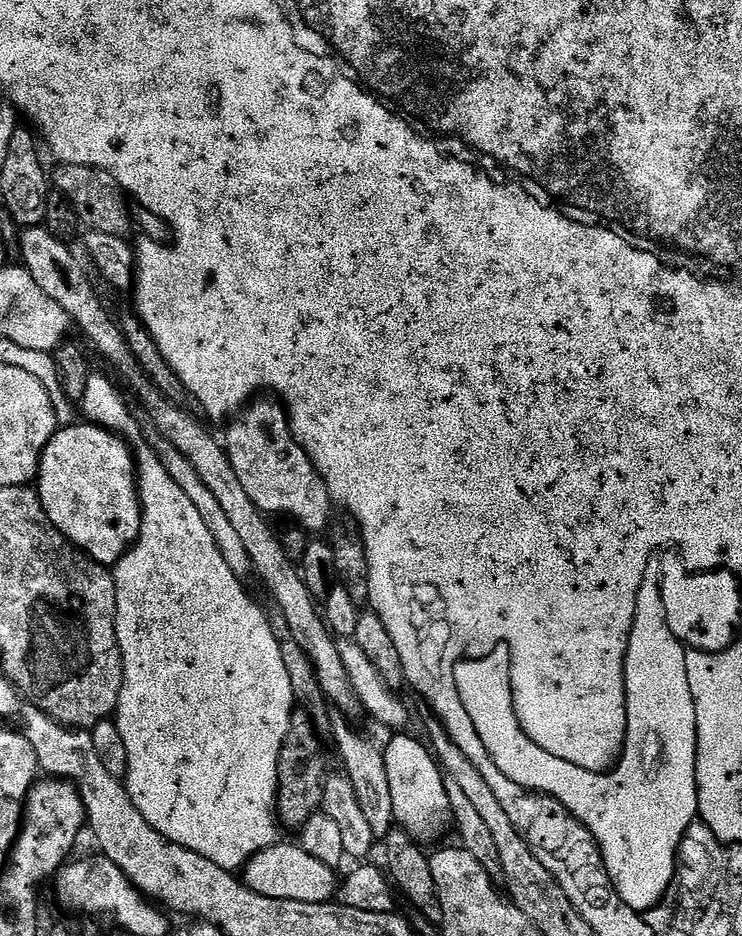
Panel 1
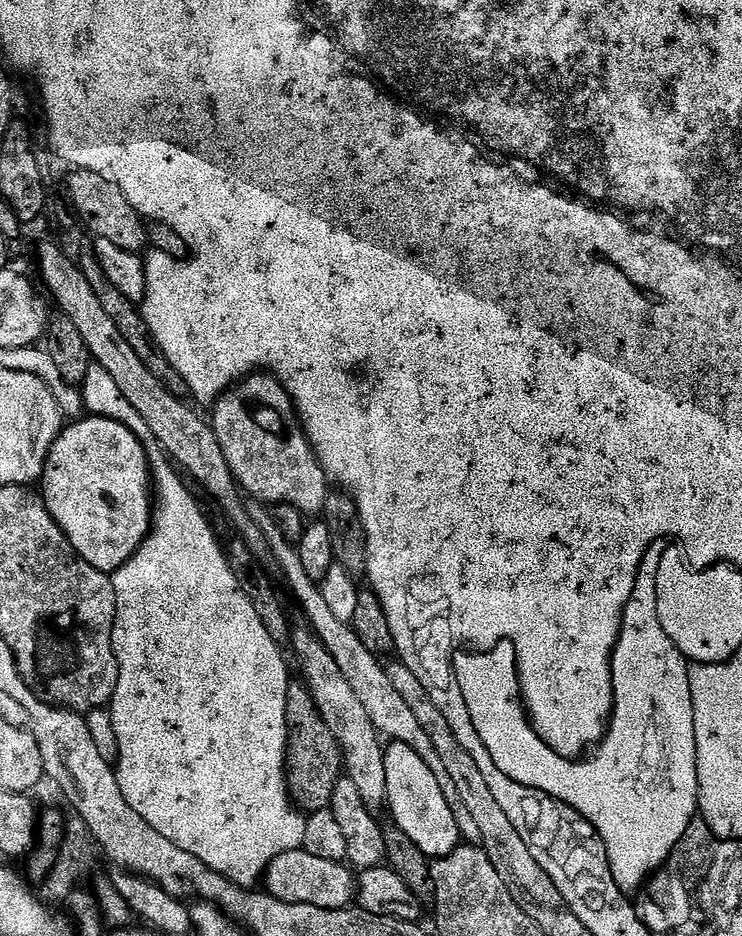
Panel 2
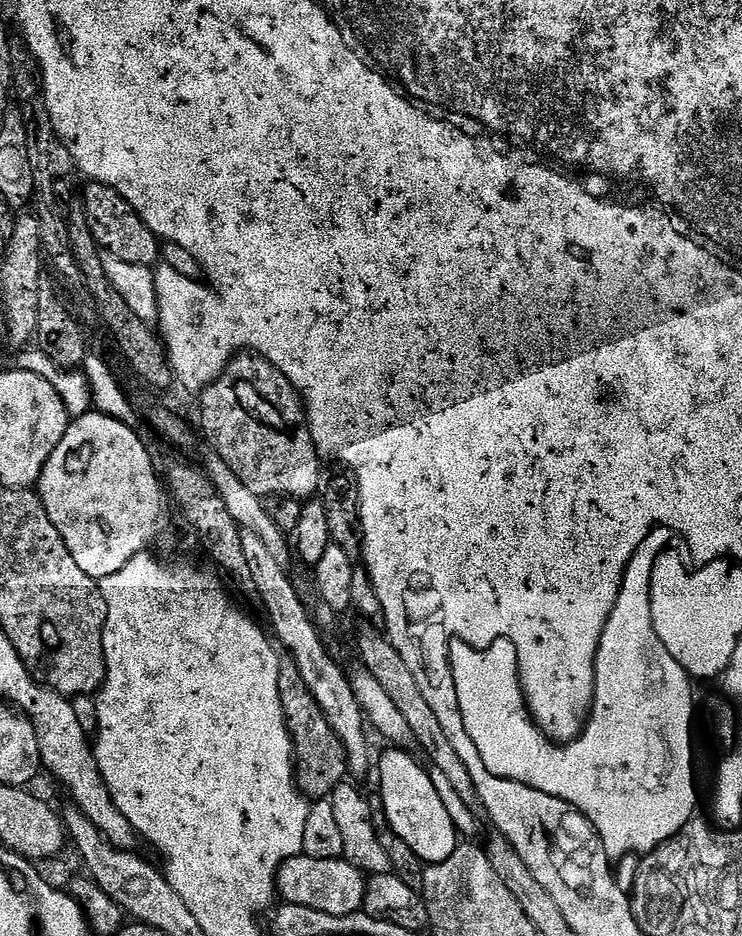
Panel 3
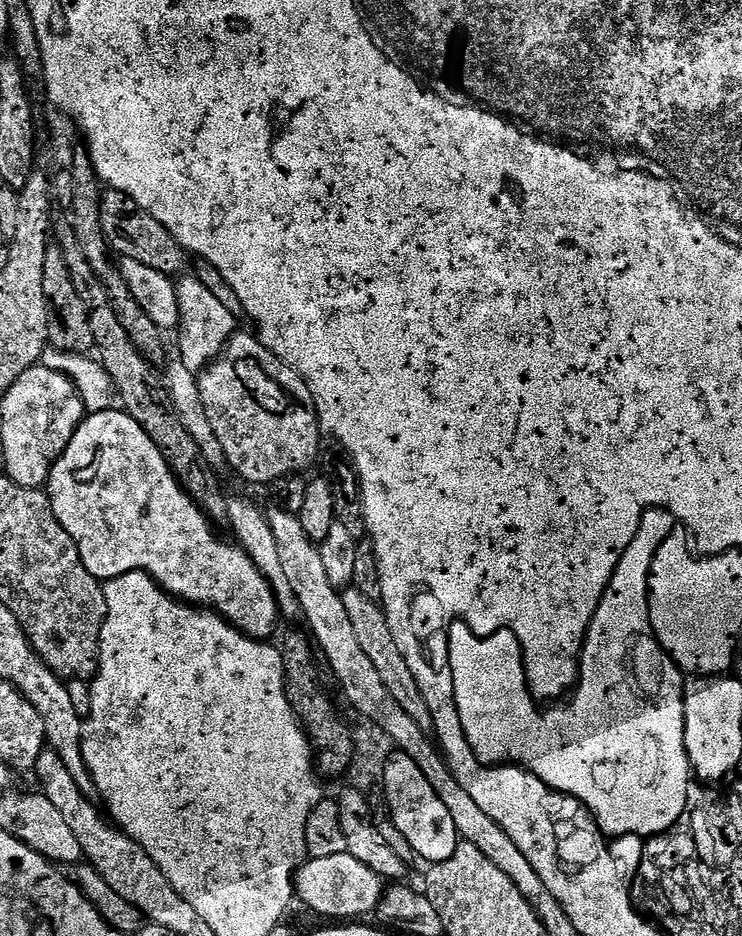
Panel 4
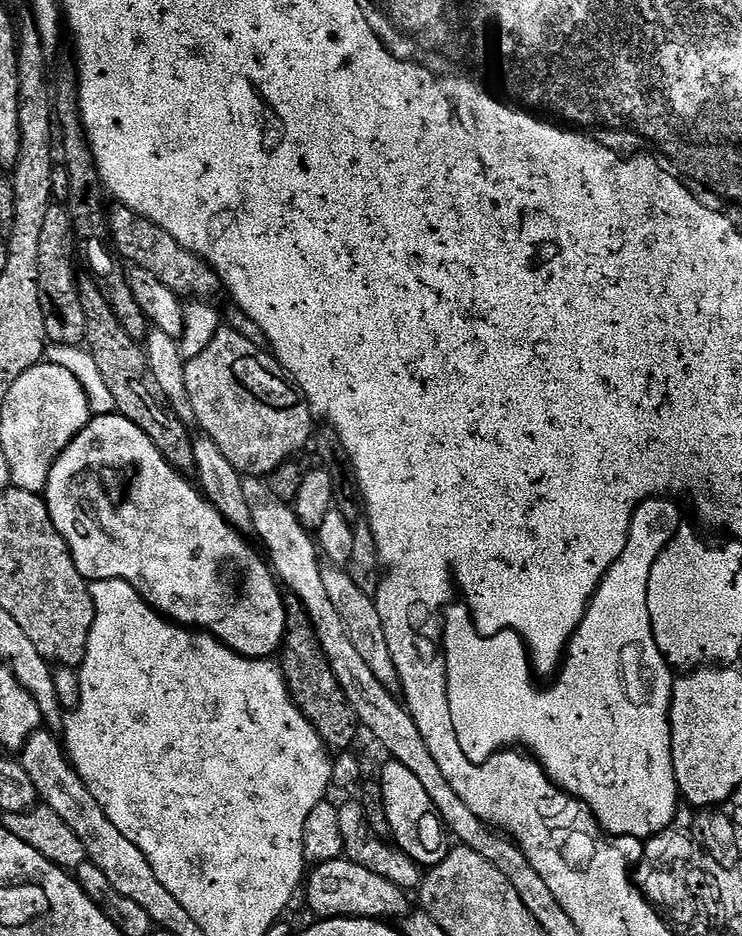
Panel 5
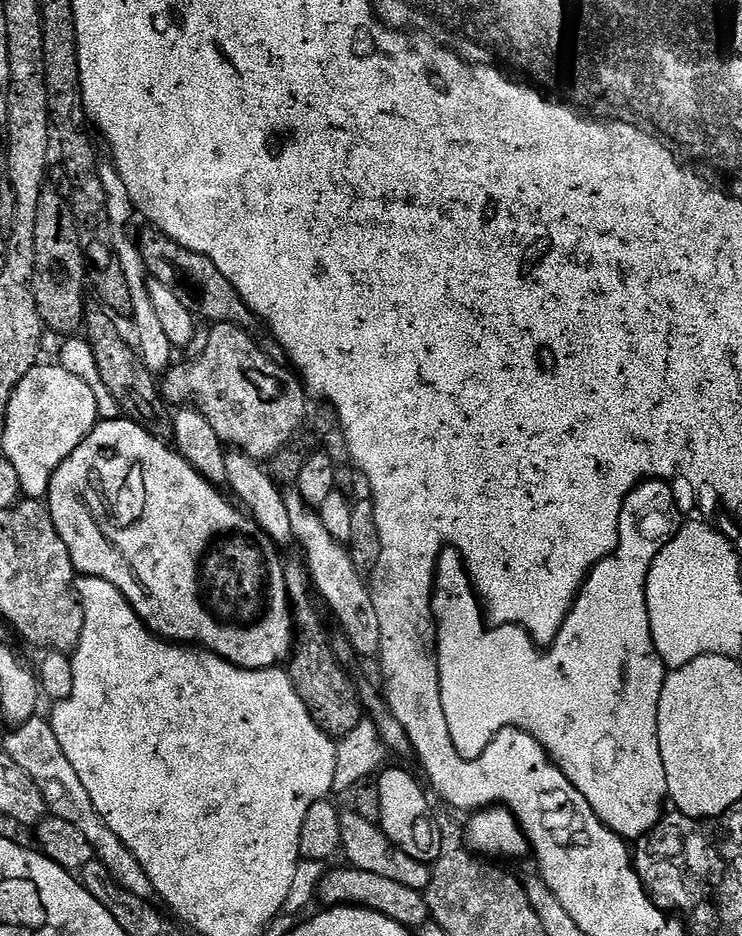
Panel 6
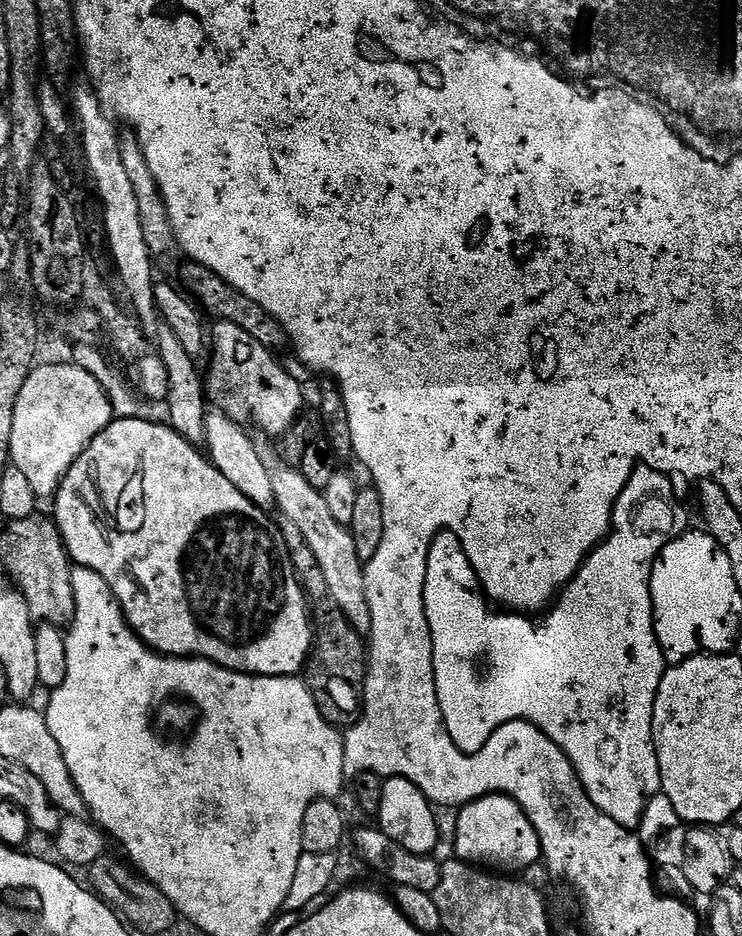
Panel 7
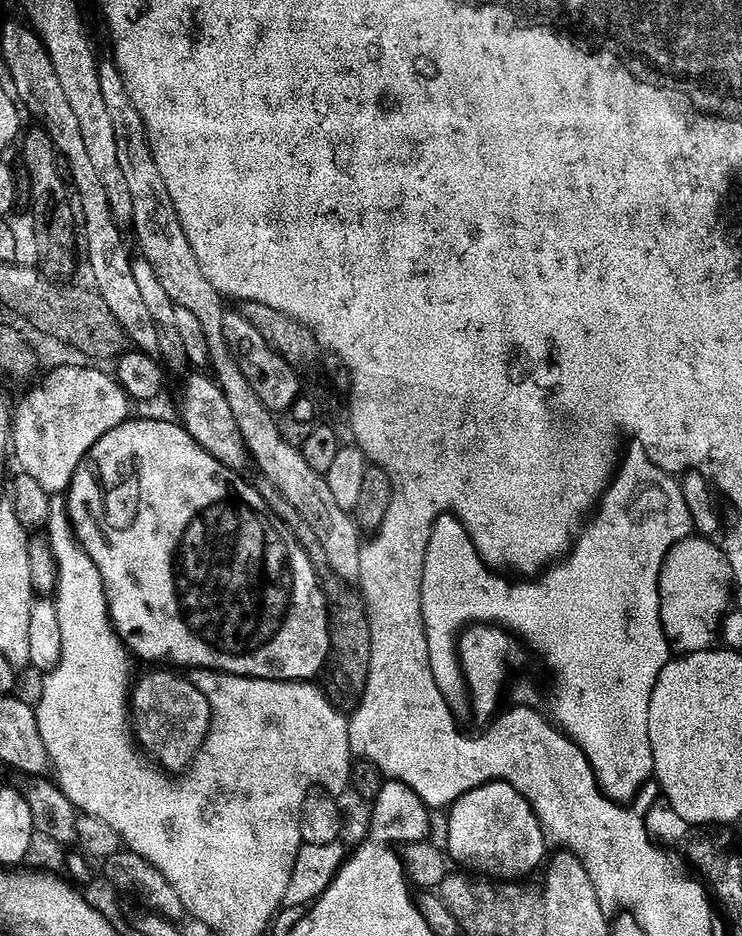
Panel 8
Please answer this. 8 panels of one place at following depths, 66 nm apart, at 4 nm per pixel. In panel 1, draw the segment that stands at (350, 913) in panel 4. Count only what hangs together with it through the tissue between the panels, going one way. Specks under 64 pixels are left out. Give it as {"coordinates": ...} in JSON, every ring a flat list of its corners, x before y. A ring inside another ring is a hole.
{"coordinates":[[277,842,272,847,253,856,242,869,242,879,250,890,266,894,266,898,286,898,290,902,318,902,327,904,338,892,337,869,318,862,311,854,301,848,299,843,283,844]]}

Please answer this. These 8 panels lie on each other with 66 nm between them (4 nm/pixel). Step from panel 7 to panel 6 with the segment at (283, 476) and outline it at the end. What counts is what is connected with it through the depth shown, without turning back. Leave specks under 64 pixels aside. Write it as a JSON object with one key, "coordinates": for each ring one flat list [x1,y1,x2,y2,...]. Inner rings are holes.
{"coordinates":[[288,490,284,496,282,512,290,514,292,540,300,543,302,559,307,567,312,587,318,593,319,599,336,615,340,623,343,639,352,645,353,653,359,656,380,655,380,631,378,630,378,614,374,614,374,602,366,580,354,570,351,554,341,541,335,540,322,526,319,511,313,505,307,504,295,490]]}

